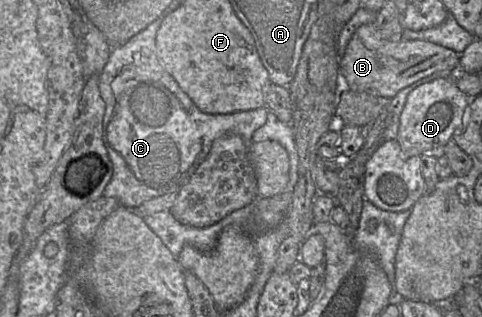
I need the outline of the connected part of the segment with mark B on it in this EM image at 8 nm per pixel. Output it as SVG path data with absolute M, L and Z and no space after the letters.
M364 24L353 33L339 58L341 89L346 87L390 100L401 89L421 79L449 77L460 72L459 56L451 49L425 40L384 39L374 24Z

